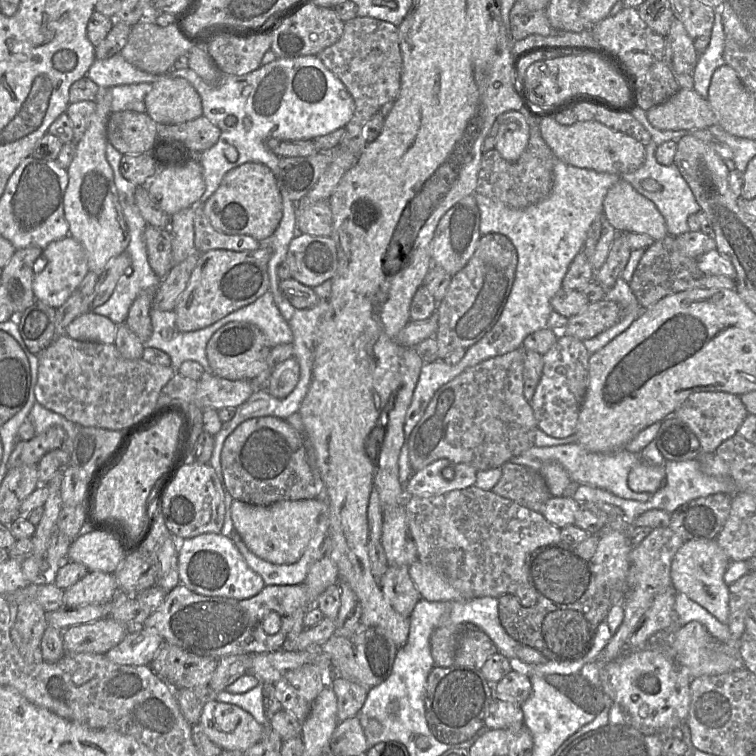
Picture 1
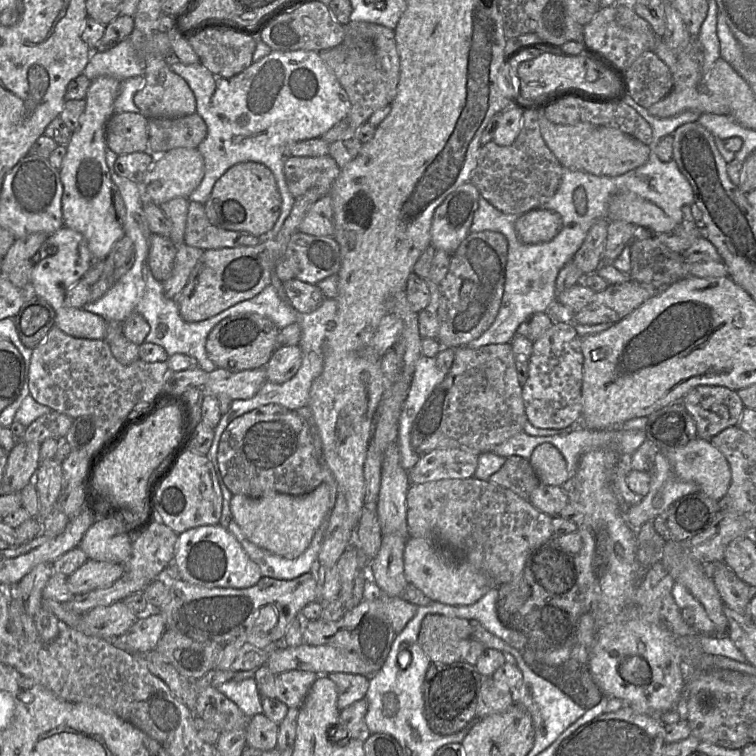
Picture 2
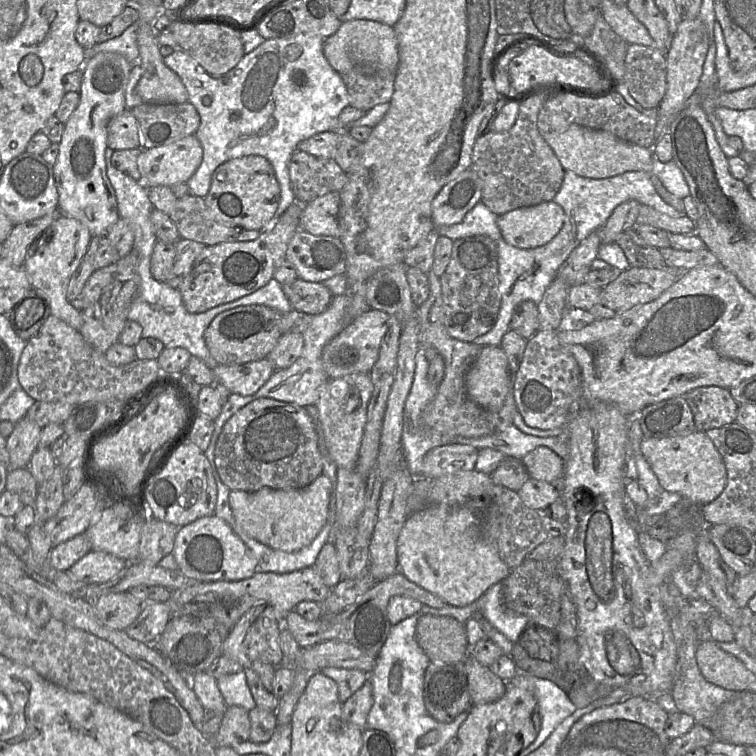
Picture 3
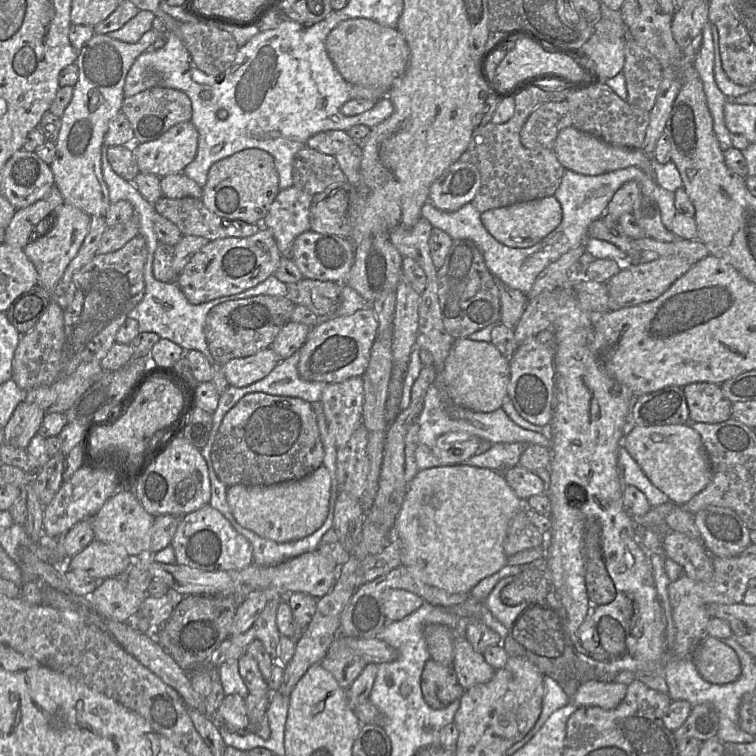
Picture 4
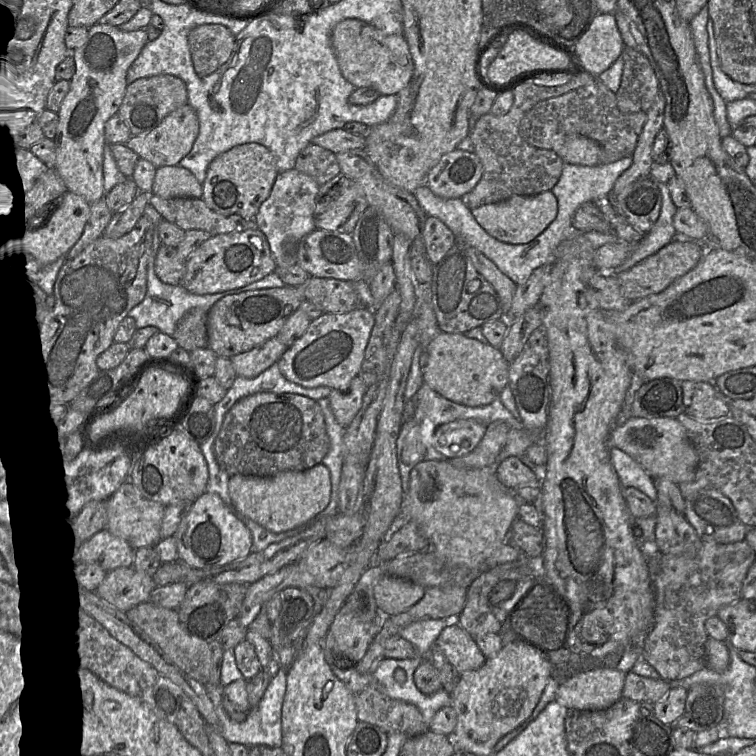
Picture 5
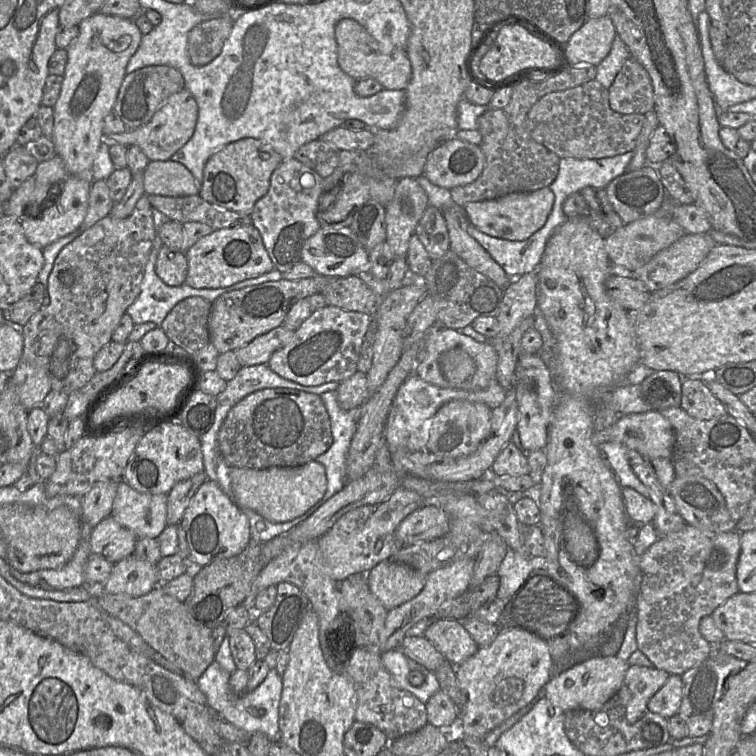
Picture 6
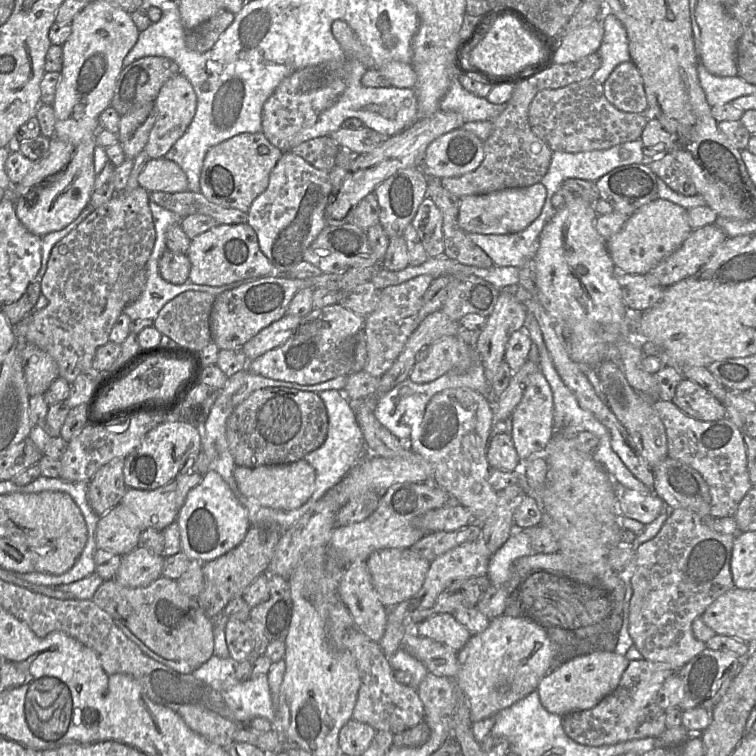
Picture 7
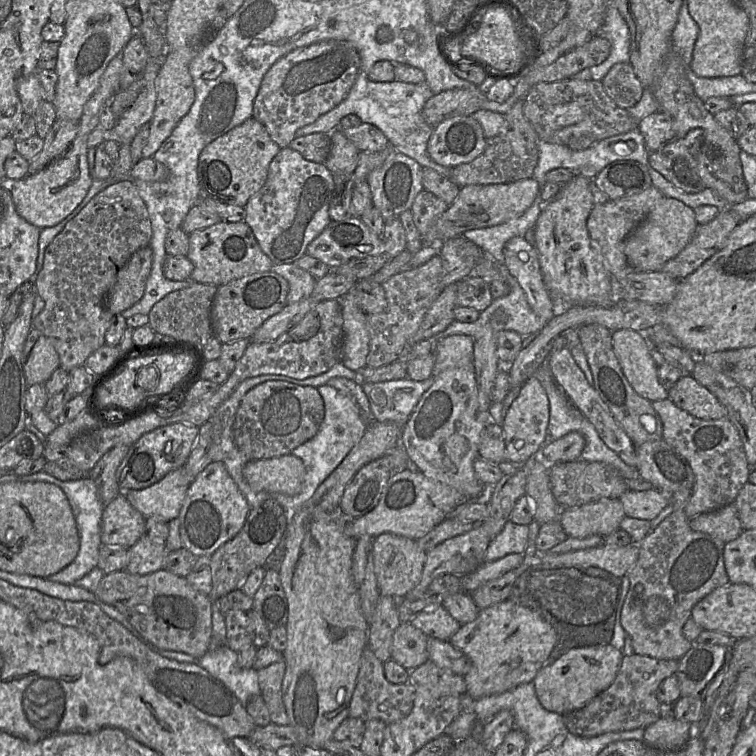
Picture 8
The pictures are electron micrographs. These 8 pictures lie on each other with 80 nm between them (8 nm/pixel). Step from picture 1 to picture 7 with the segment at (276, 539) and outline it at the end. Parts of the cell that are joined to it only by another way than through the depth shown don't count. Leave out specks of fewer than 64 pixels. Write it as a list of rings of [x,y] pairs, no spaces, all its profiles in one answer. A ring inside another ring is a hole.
[[[304,459],[289,464],[265,465],[254,468],[236,466],[234,478],[240,492],[263,507],[294,510],[302,506],[315,489],[315,469]]]

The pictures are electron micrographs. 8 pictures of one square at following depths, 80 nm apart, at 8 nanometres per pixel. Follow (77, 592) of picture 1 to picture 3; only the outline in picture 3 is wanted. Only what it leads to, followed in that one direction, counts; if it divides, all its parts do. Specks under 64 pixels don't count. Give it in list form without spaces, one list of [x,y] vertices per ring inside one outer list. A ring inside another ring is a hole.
[[[90,550],[68,571],[75,579],[89,585],[103,584],[118,577],[129,565],[119,557],[104,551]]]

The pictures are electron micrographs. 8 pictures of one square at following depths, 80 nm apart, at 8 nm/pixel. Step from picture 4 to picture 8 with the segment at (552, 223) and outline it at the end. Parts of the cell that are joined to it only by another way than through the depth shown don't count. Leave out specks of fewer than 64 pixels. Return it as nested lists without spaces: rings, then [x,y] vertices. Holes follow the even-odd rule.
[[[534,178],[503,184],[467,185],[461,187],[454,202],[437,218],[424,235],[424,246],[438,247],[439,252],[444,241],[461,236],[468,230],[497,226],[517,218],[532,206],[537,196],[540,195],[540,191],[540,185]]]

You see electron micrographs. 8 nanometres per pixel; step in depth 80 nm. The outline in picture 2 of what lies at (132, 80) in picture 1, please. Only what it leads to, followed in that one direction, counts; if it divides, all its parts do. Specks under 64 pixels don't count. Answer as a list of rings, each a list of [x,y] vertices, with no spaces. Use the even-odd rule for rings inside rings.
[[[129,38],[110,50],[100,52],[92,50],[89,62],[83,73],[94,80],[101,76],[110,76],[119,81],[144,75],[144,63]]]

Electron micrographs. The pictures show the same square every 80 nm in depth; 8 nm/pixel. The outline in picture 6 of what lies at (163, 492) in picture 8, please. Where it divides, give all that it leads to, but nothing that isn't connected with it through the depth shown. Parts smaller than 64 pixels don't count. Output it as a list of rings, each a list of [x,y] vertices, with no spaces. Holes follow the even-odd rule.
[[[120,480],[111,515],[137,538],[158,538],[167,526],[167,494],[146,494]]]

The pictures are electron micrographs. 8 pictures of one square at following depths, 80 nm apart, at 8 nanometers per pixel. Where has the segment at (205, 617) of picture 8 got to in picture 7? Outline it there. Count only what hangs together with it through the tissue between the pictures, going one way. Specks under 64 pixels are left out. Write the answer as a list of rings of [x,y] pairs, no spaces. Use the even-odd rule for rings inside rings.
[[[165,576],[159,577],[146,587],[130,588],[121,585],[115,579],[104,580],[95,592],[92,600],[105,610],[115,621],[124,623],[151,650],[169,660],[184,661],[197,669],[214,654],[214,625],[201,609],[197,597],[181,592],[177,581]]]

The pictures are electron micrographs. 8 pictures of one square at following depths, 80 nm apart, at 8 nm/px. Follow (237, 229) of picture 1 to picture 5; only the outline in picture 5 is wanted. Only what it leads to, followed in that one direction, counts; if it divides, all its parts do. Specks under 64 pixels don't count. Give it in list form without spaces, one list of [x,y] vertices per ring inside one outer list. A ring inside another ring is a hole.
[[[258,143],[235,146],[217,156],[208,166],[202,185],[202,200],[218,214],[237,214],[246,220],[254,220],[260,205],[269,197],[277,174],[273,153]]]

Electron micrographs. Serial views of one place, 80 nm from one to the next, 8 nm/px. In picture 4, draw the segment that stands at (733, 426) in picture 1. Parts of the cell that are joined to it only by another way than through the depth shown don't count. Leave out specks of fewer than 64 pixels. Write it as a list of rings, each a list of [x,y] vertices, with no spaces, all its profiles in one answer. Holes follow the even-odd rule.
[[[697,382],[686,385],[683,390],[689,409],[690,422],[716,424],[732,417],[732,402],[724,395],[720,385]]]

